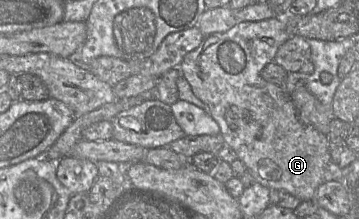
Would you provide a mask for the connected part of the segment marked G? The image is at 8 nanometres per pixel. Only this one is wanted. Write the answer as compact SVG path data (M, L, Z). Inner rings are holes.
M285 17L239 22L226 32L204 36L200 45L184 56L179 69L194 95L209 107L226 145L236 152L255 182L270 190L284 190L301 201L315 200L316 191L324 182L325 170L331 162L328 136L299 119L283 86L267 82L261 76L262 69L274 61L278 48L289 38Z

